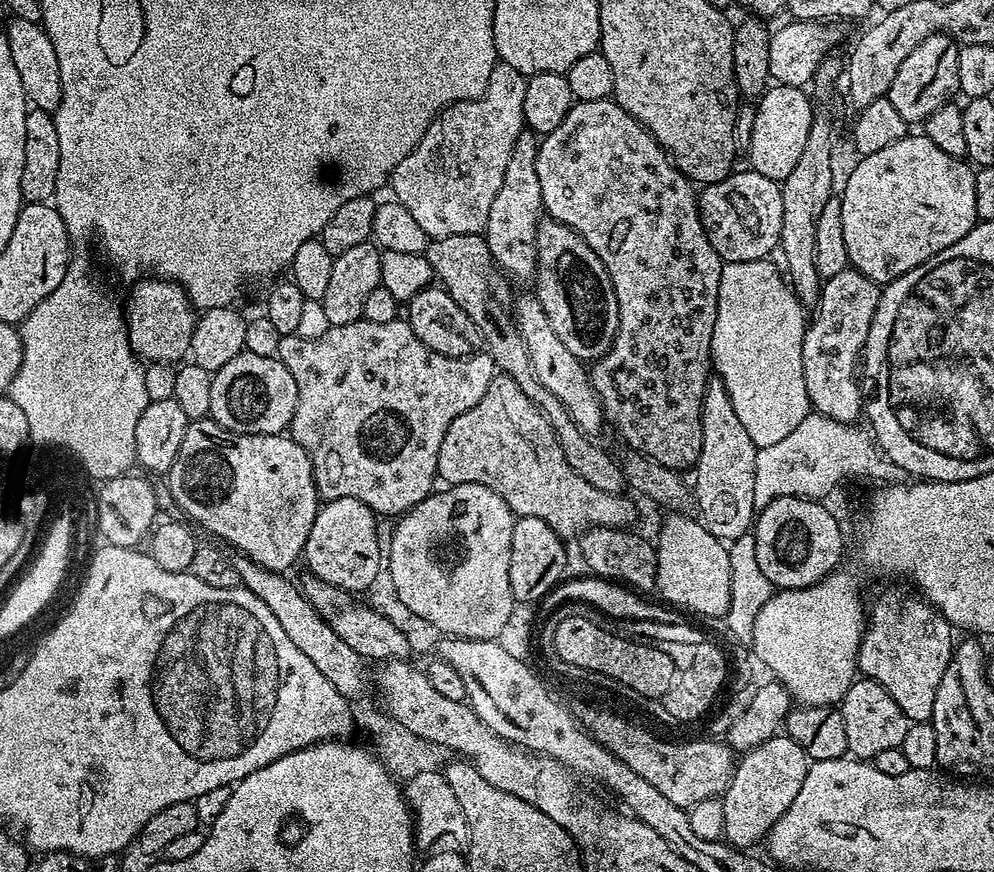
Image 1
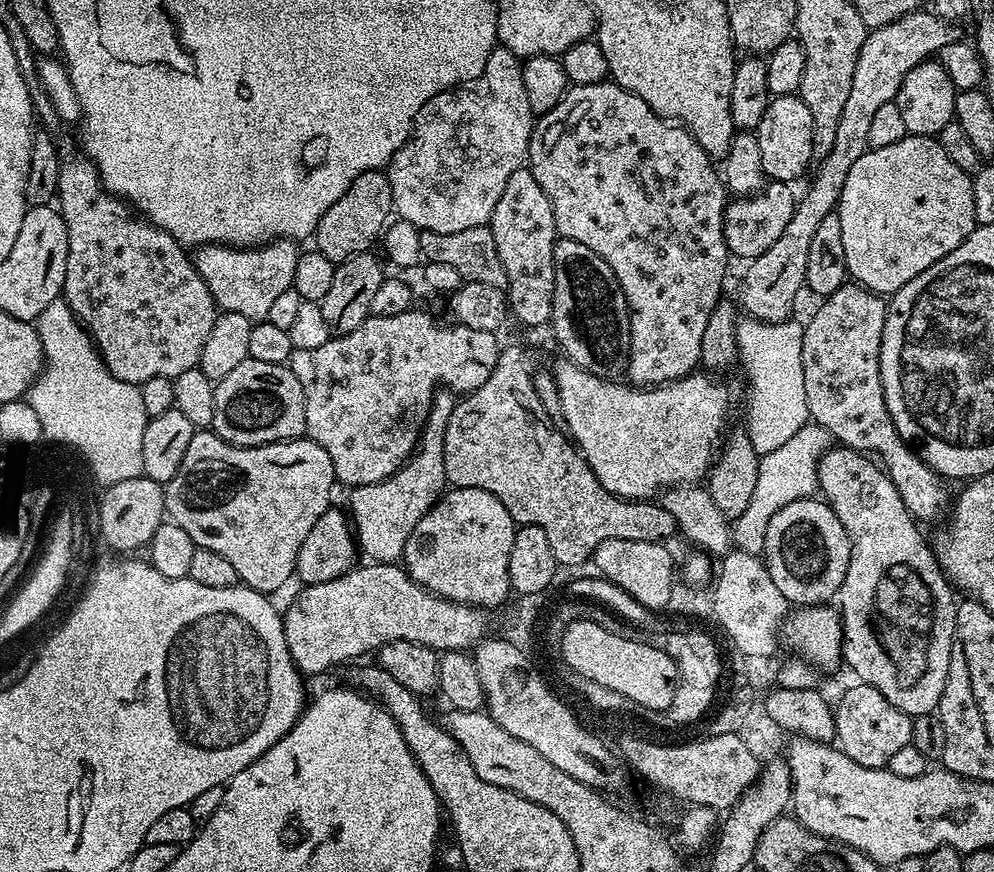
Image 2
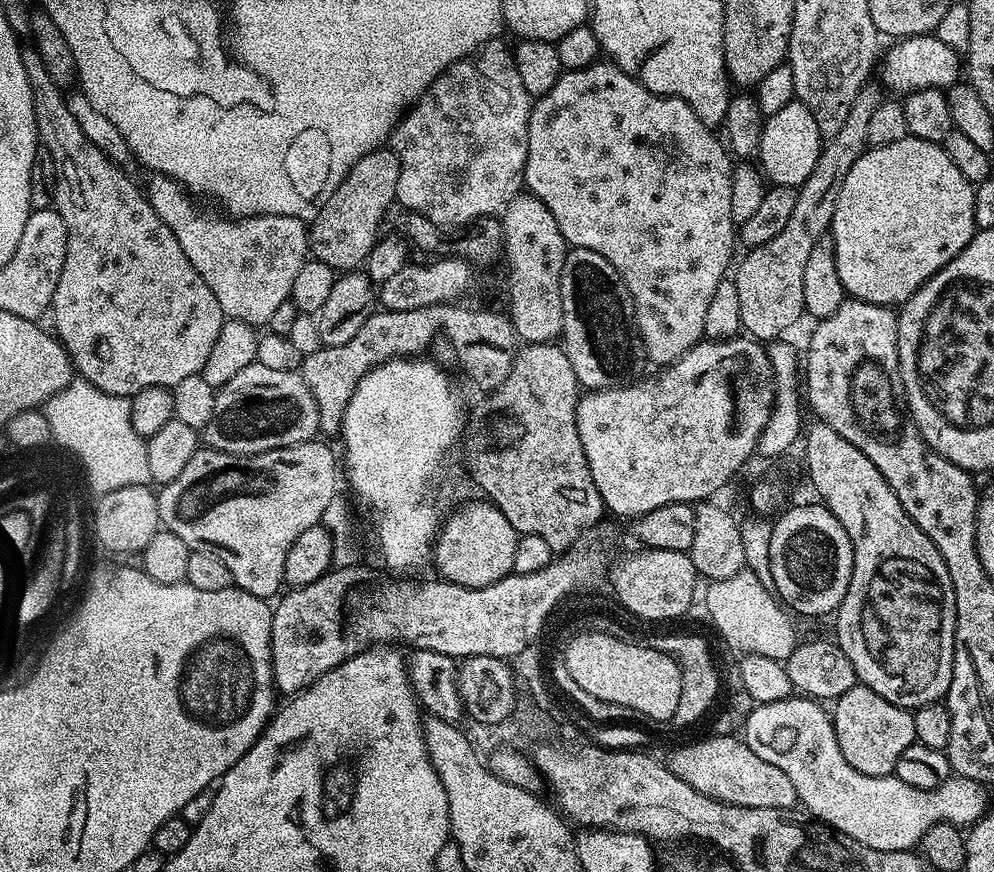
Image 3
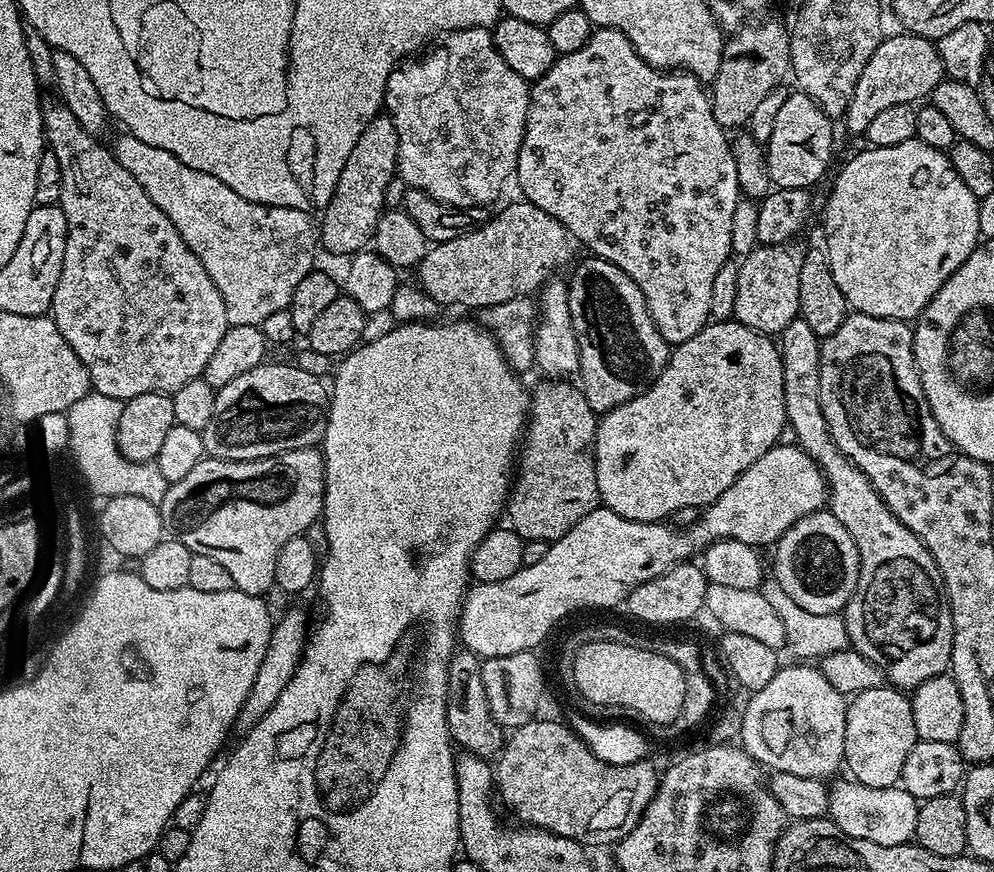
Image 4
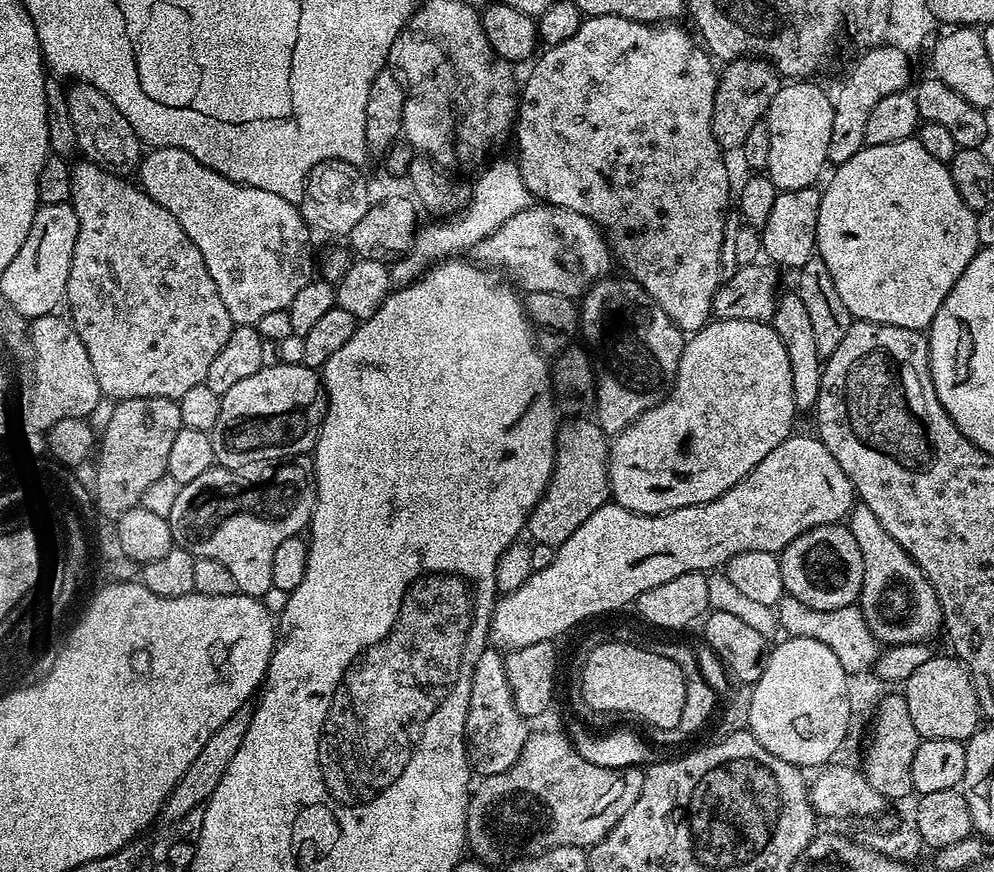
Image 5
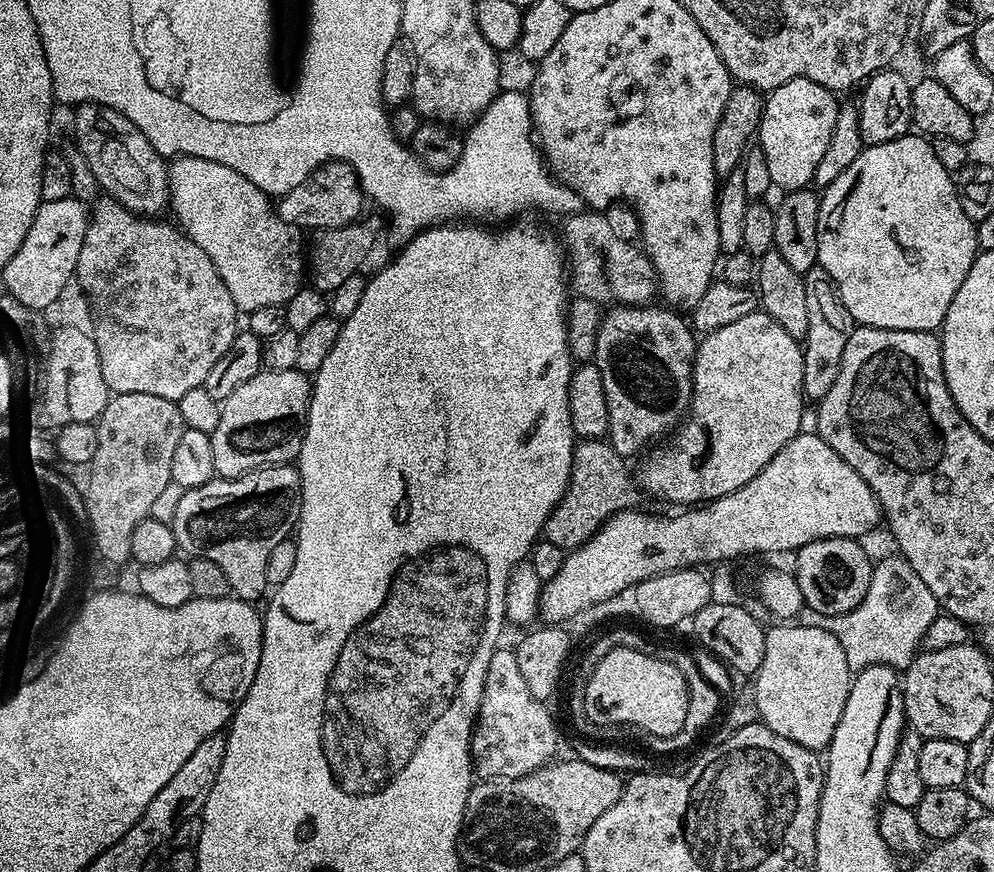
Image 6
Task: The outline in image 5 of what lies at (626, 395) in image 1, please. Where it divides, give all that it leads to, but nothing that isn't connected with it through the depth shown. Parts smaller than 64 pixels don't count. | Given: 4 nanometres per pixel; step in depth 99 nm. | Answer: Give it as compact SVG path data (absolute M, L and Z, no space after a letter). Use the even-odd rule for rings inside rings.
M589 16L581 19L578 34L566 38L566 42L558 42L558 46L553 48L545 47L535 57L531 65L533 68L522 80L518 92L514 156L529 195L537 201L574 210L596 223L602 229L619 267L621 264L628 271L625 273L640 284L642 290L646 290L646 294L662 306L662 310L666 310L681 332L691 334L709 323L709 319L704 317L704 256L700 256L700 124L712 124L718 68L715 68L717 65L713 57L698 43L697 37L680 26L676 22L646 24L643 20L621 16Z

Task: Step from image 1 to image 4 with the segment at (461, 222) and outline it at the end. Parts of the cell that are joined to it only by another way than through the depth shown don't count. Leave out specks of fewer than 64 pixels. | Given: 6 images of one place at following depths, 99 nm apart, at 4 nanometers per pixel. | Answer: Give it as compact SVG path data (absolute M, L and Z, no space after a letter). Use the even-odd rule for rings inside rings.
M457 28L440 42L433 52L425 51L419 58L397 64L388 79L384 108L398 130L396 170L407 187L417 188L441 206L476 208L498 199L504 183L516 171L518 150L526 130L530 84L506 66L506 58L498 54L487 28Z

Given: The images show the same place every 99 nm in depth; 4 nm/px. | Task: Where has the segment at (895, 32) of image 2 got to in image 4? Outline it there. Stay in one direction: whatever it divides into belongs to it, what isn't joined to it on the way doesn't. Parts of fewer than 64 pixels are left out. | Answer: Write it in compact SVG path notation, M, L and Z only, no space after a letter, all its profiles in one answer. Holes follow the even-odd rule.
M800 242L757 246L749 256L739 261L738 294L734 297L732 315L737 324L744 324L756 332L779 334L800 316L798 277L802 275L805 245Z

